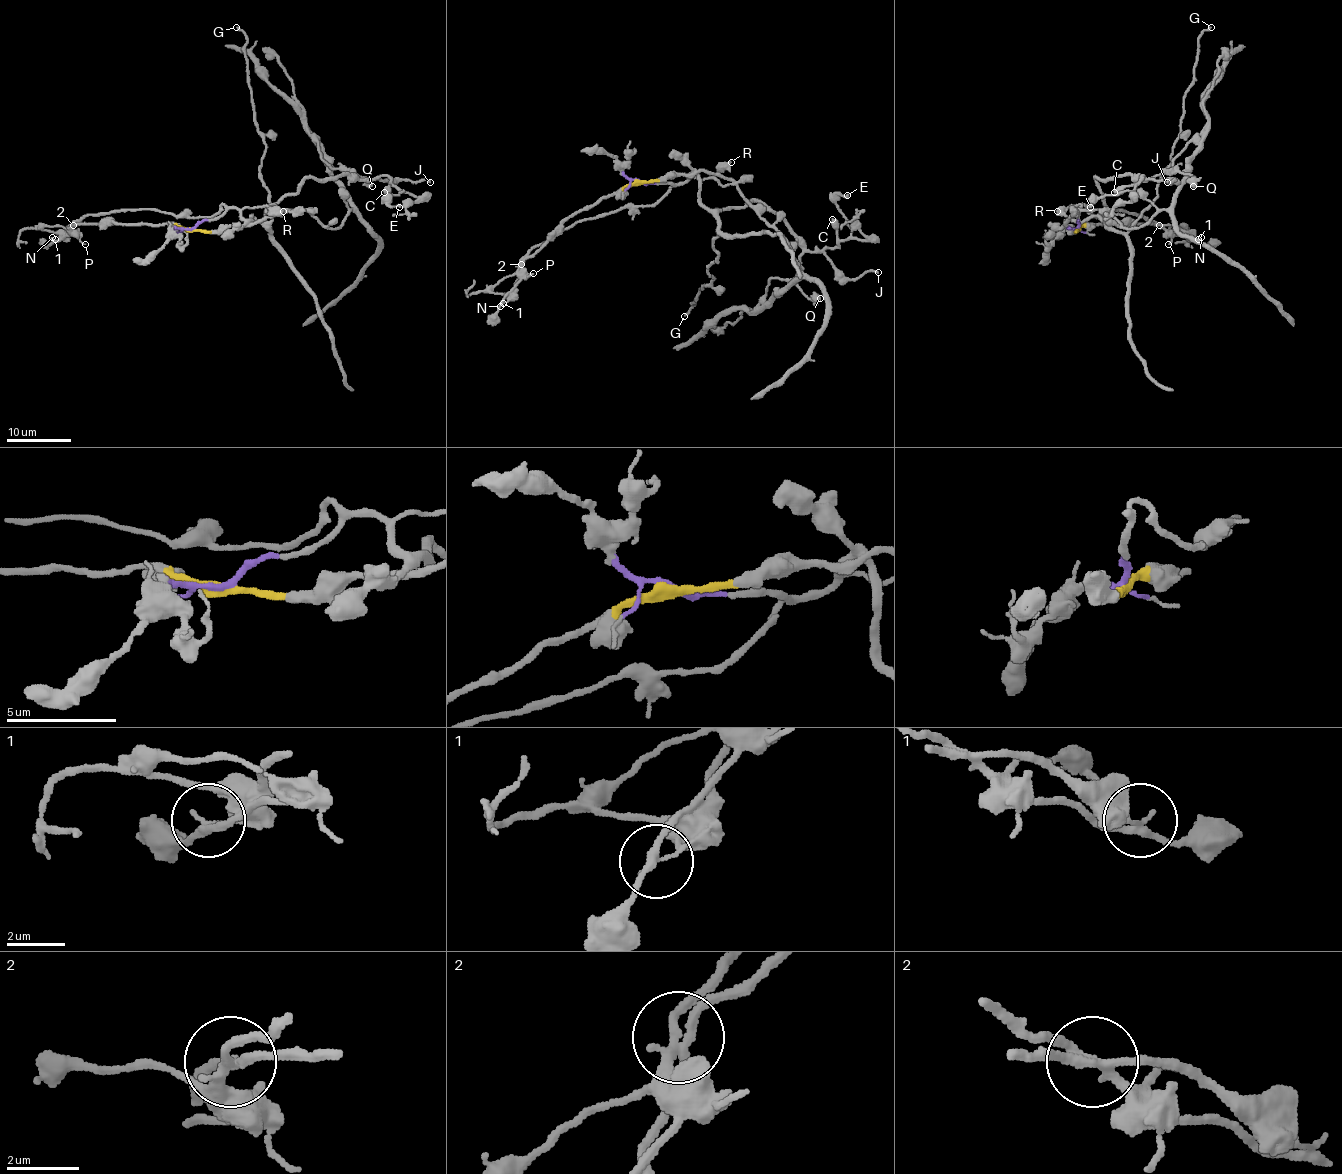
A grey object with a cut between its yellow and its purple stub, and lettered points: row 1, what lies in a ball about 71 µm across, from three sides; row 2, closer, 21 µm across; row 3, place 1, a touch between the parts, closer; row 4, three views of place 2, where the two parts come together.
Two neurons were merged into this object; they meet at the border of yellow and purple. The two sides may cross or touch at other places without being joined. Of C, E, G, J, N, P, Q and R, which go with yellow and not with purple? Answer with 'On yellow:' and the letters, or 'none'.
On yellow: N

